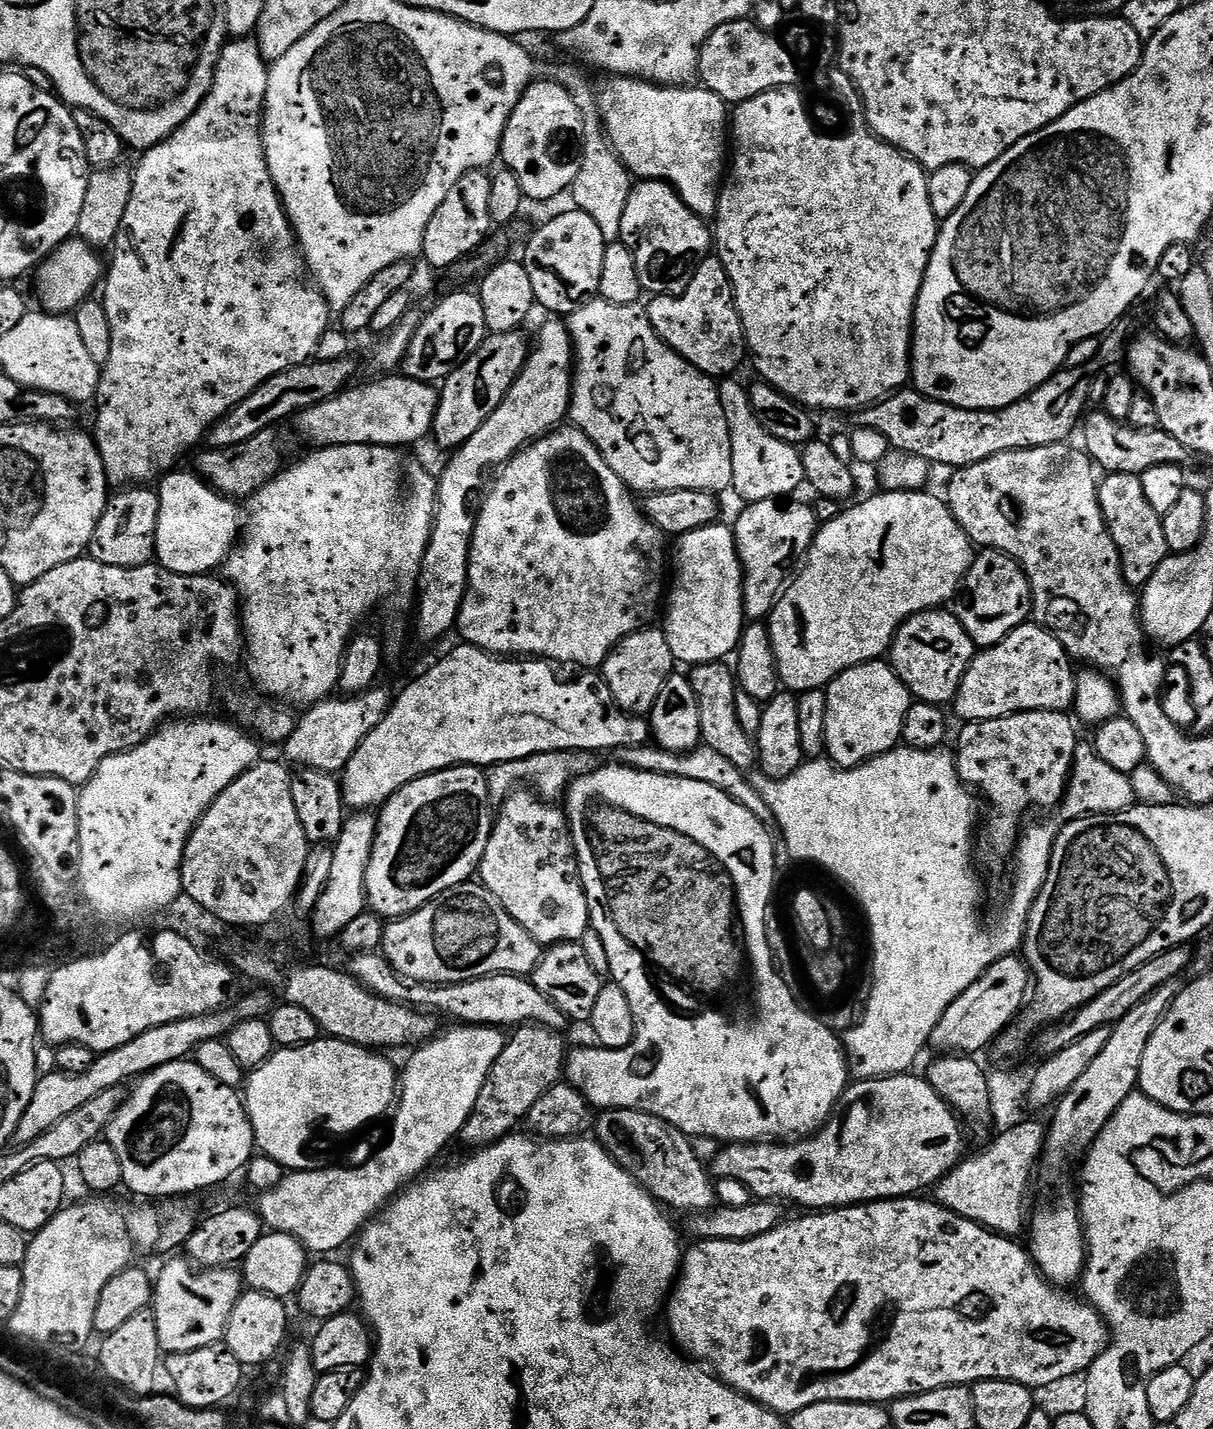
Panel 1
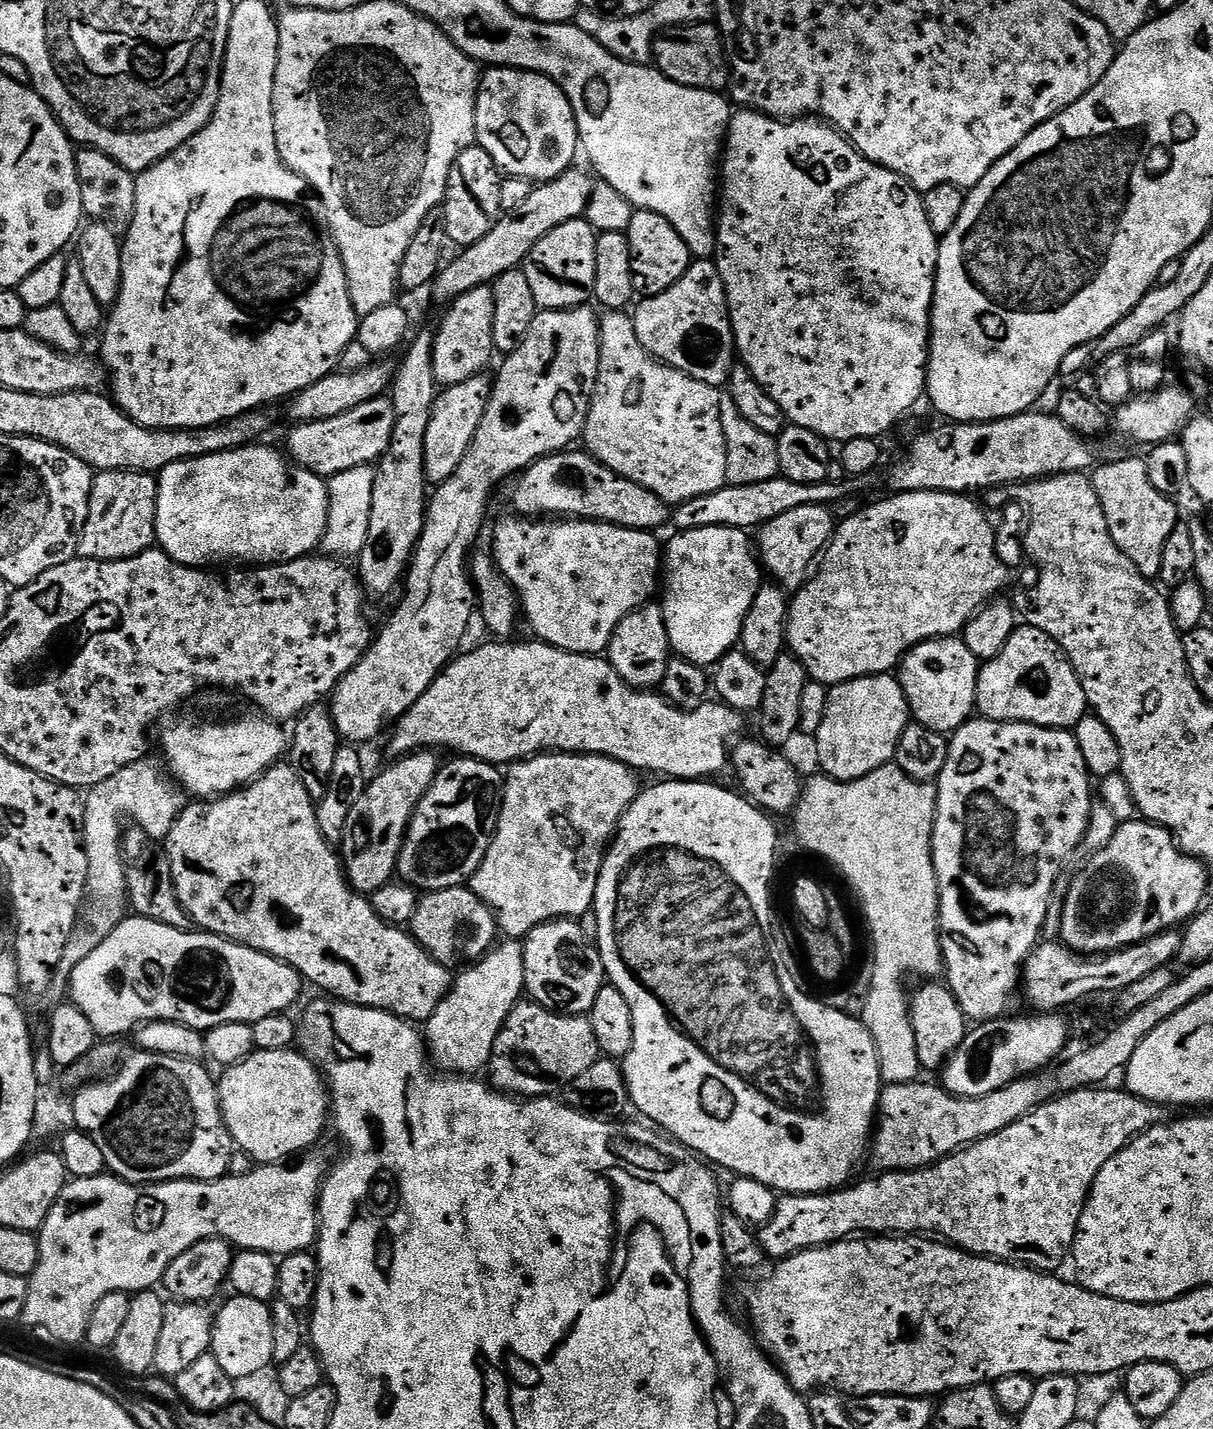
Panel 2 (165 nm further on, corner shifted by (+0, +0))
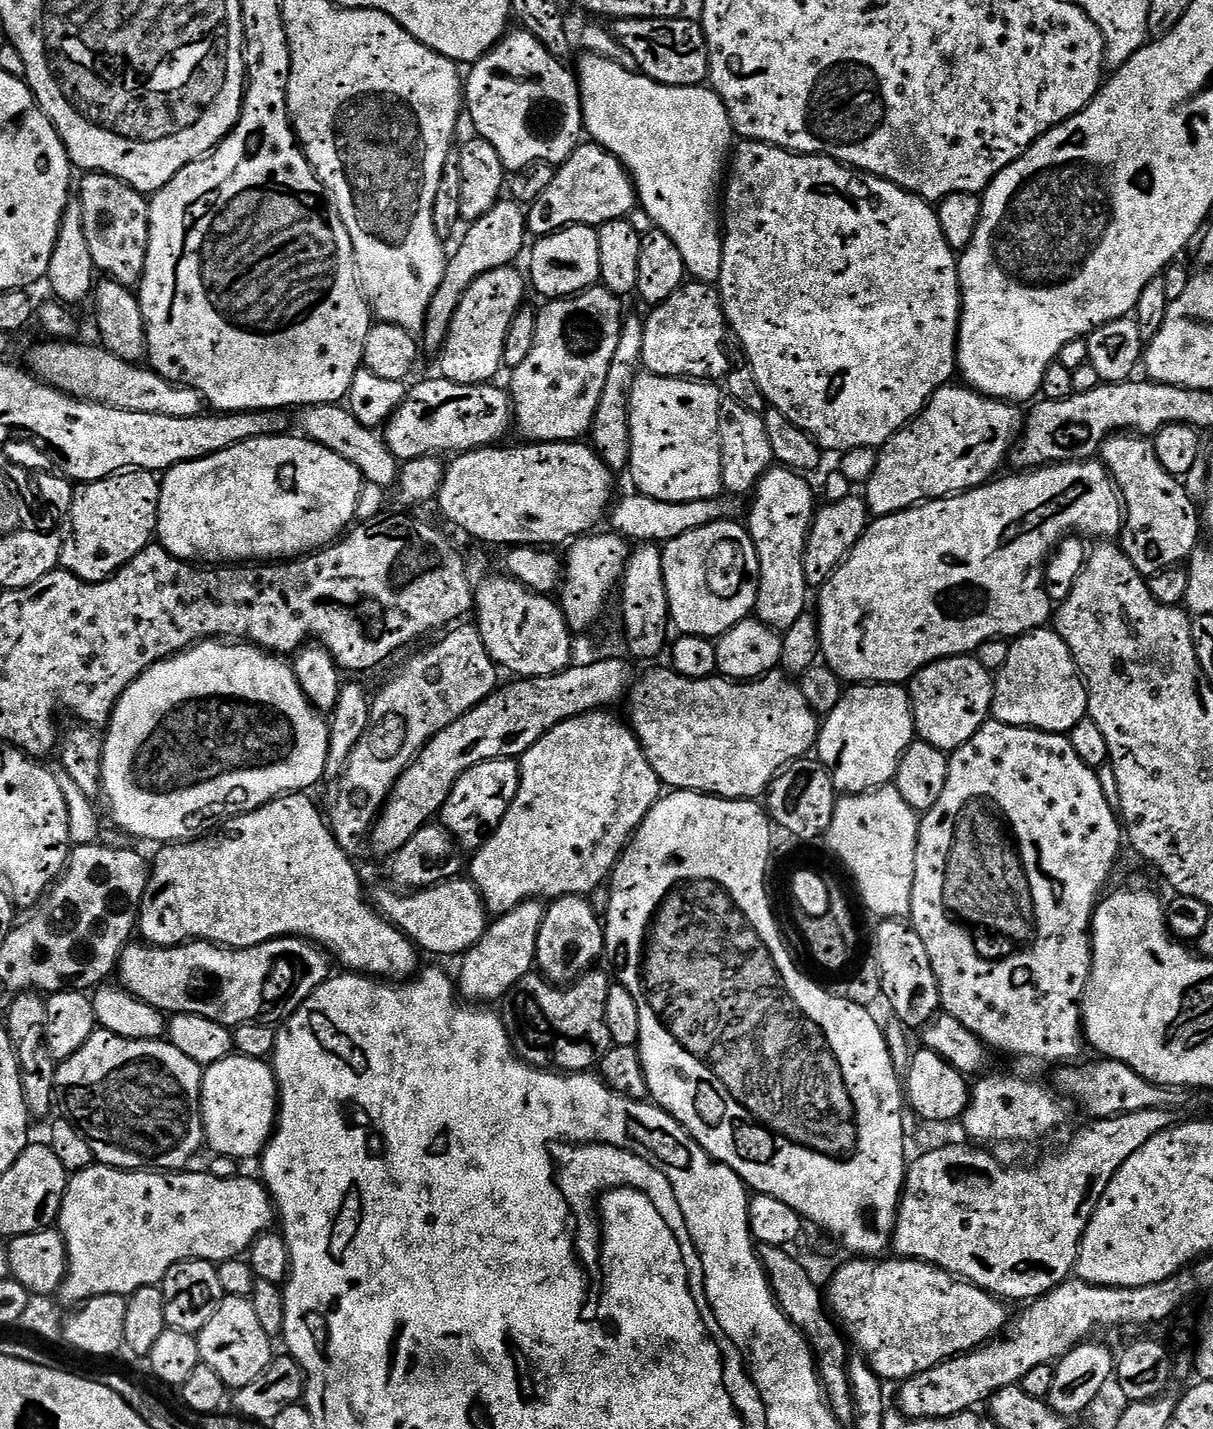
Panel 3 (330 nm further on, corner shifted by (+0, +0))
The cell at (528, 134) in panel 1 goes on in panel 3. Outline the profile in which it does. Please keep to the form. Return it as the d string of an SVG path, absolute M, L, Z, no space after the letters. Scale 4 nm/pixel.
M512 30L467 69L466 83L462 88L467 119L468 116L472 119L475 135L498 150L498 158L502 158L505 169L519 170L532 164L559 166L581 143L584 115L580 105L580 86L573 69L564 63L563 59L548 52L538 38L523 30Z

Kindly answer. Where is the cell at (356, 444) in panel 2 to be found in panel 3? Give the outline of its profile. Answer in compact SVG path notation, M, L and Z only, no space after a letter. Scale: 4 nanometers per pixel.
M443 378L436 380L424 380L421 384L412 384L408 389L408 396L398 406L398 410L388 419L387 424L382 429L385 444L389 450L396 455L397 461L407 462L409 460L419 460L422 456L433 454L444 454L440 452L452 452L459 454L471 452L478 448L486 448L495 445L504 435L514 420L512 411L512 401L509 393L500 388L495 388L495 383L487 384L459 384L450 382Z

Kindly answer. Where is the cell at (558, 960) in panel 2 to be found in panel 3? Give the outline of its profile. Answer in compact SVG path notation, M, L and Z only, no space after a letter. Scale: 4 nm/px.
M559 896L545 907L542 926L536 939L535 967L545 980L557 986L567 986L593 971L605 955L604 926L596 917L591 899L583 896Z

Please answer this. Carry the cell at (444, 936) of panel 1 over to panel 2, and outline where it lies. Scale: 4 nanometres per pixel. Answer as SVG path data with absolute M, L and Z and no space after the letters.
M471 887L447 888L420 896L410 925L412 937L439 962L467 965L492 951L498 940L496 915L472 892Z

